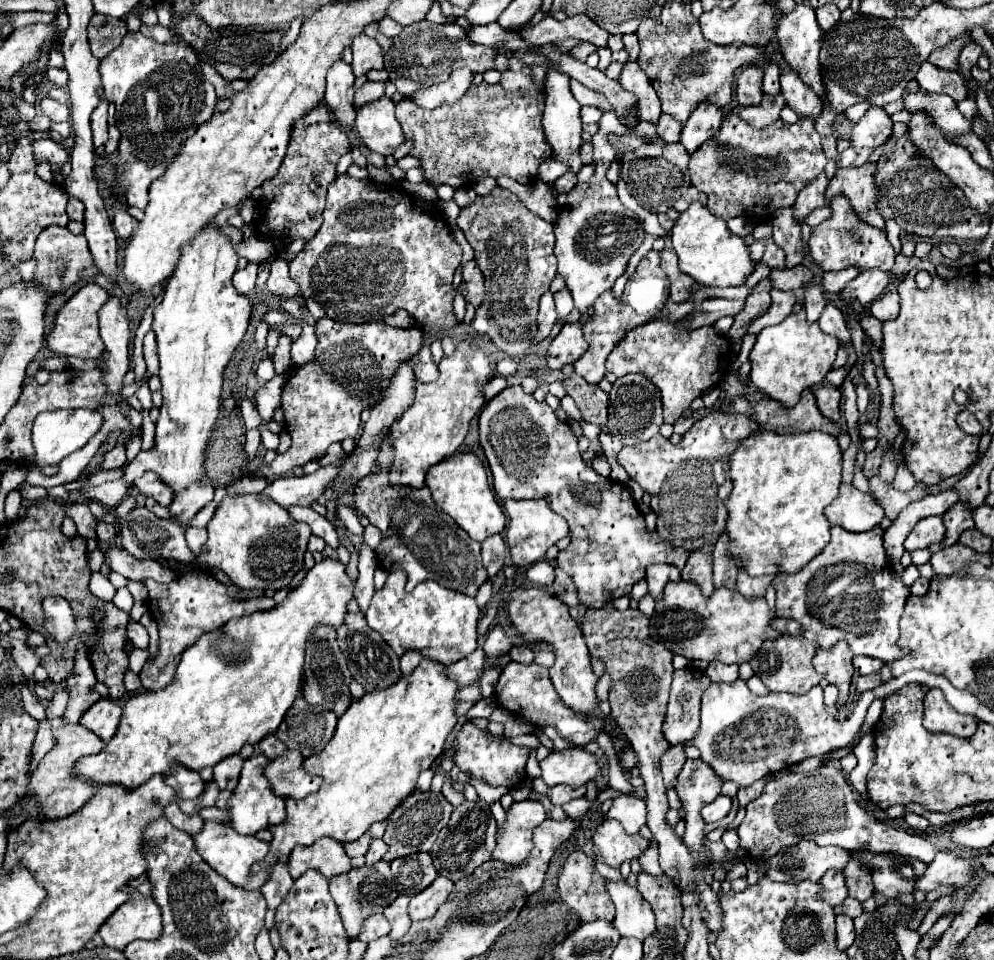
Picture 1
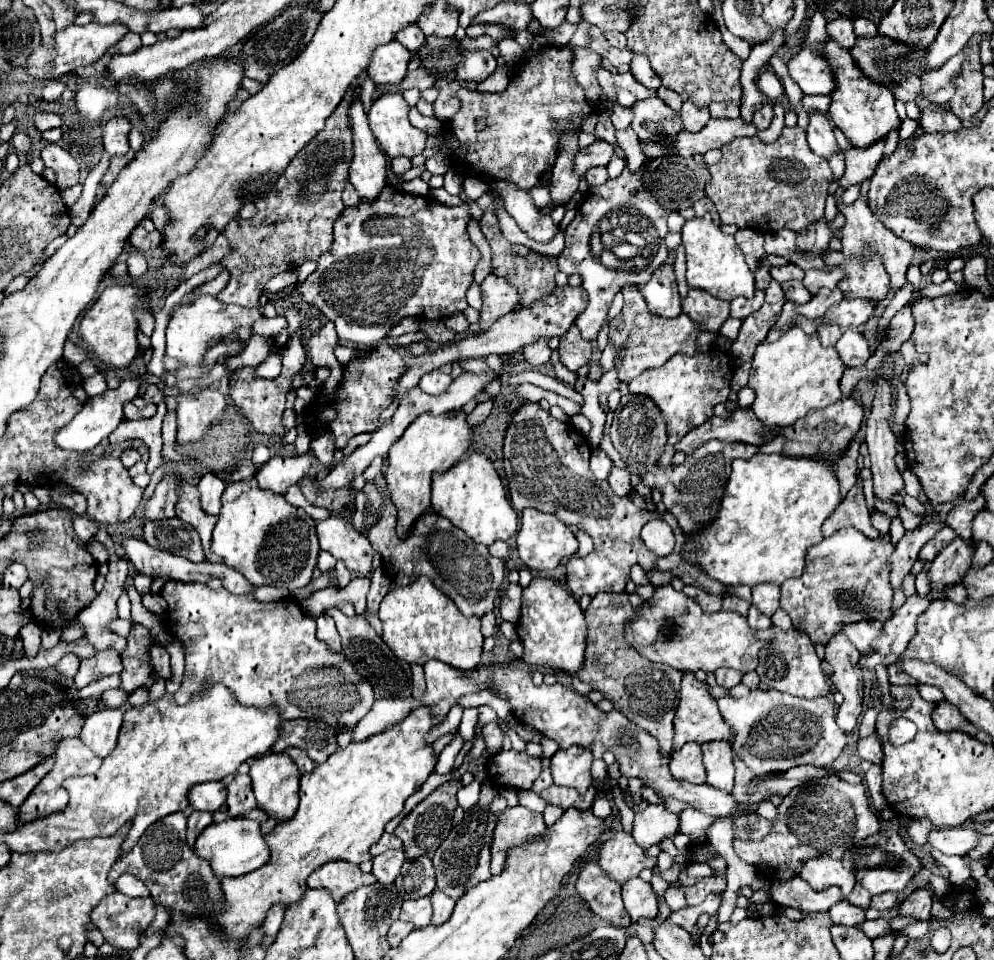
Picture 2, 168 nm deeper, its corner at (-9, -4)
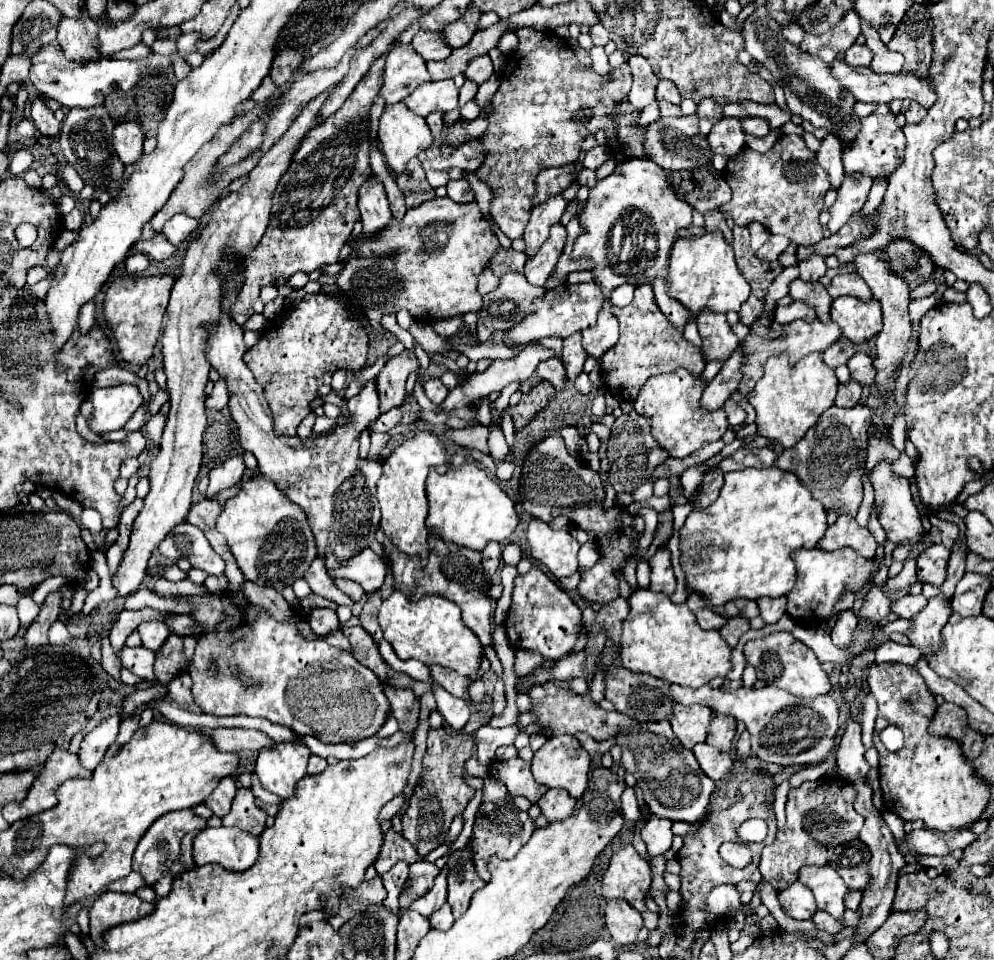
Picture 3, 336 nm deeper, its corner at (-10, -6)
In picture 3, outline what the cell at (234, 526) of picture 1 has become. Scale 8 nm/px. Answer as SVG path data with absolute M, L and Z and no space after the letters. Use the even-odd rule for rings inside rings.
M259 470L243 472L243 486L235 498L225 502L225 508L217 518L217 530L225 536L227 546L245 578L259 586L271 586L279 592L303 578L317 556L315 536L303 510L291 504L287 496L275 488L275 482L267 480L267 476Z

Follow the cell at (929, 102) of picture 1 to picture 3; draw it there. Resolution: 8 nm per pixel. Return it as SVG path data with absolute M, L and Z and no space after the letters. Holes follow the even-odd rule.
M861 22L861 32L867 38L867 46L873 52L873 62L871 62L871 70L875 74L899 74L903 68L903 56L897 52L887 50L887 46L881 42L877 30L873 26L869 26L867 22Z

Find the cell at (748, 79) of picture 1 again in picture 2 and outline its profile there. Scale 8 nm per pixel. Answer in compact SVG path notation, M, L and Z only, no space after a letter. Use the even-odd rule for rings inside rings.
M766 104L766 106L762 106L758 112L754 112L754 126L758 128L758 130L766 130L768 126L770 126L770 122L772 122L772 116L774 116L774 112L772 112L772 104Z

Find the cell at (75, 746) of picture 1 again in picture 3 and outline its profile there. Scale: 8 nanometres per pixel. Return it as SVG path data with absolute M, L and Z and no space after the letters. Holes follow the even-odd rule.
M55 748L51 758L47 758L43 774L35 778L27 798L21 804L7 804L7 808L3 808L3 816L7 822L15 822L57 806L55 790L69 778L91 778L91 772L81 766L77 754L67 748Z

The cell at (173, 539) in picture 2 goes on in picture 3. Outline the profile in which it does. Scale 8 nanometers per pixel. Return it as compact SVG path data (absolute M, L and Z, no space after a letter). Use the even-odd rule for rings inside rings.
M179 524L175 526L159 544L161 556L169 560L187 558L193 568L205 570L207 574L223 574L225 562L213 552L211 544L207 542L205 534L193 524Z

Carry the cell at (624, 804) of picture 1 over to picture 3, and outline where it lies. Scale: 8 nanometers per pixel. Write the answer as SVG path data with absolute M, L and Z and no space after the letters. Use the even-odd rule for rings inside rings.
M651 814L647 824L641 828L641 838L647 844L647 852L651 856L665 854L671 848L671 838L673 838L671 820L665 820L665 818Z

